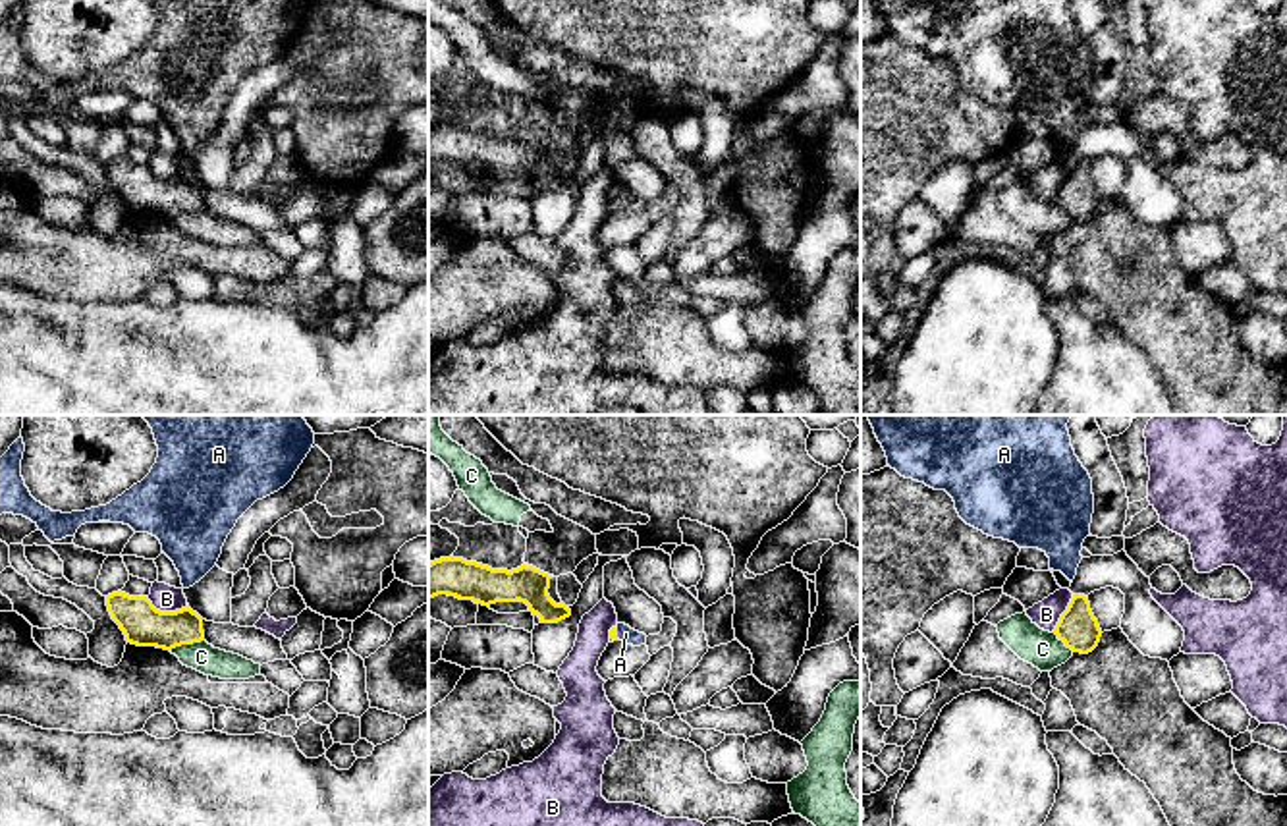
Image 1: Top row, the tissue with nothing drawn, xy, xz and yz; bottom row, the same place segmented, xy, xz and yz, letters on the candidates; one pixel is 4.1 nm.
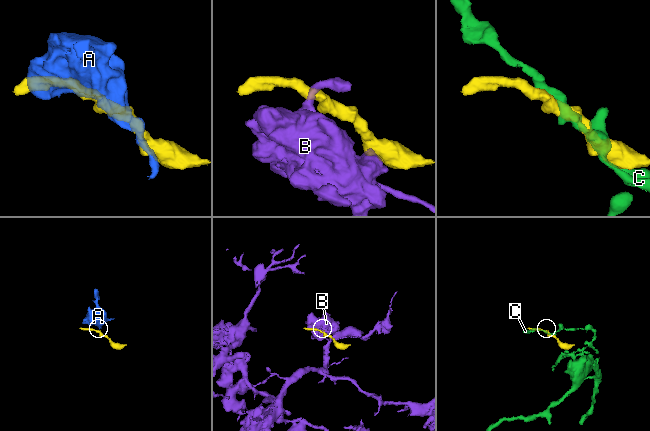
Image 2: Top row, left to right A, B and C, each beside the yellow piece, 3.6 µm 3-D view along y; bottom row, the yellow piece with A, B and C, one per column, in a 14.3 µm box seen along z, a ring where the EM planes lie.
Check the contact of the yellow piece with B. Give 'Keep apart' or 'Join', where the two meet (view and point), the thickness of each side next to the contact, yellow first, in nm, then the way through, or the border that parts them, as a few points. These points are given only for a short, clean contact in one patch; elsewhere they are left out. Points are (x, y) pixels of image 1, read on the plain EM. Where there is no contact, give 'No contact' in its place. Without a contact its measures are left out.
Keep apart. Touches yellow at xy (168, 180). Thickness 170 nm (yellow) against 110 nm. Boundary: xy (147, 166), (161, 178), (188, 174)

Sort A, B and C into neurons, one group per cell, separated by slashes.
A / B / C

